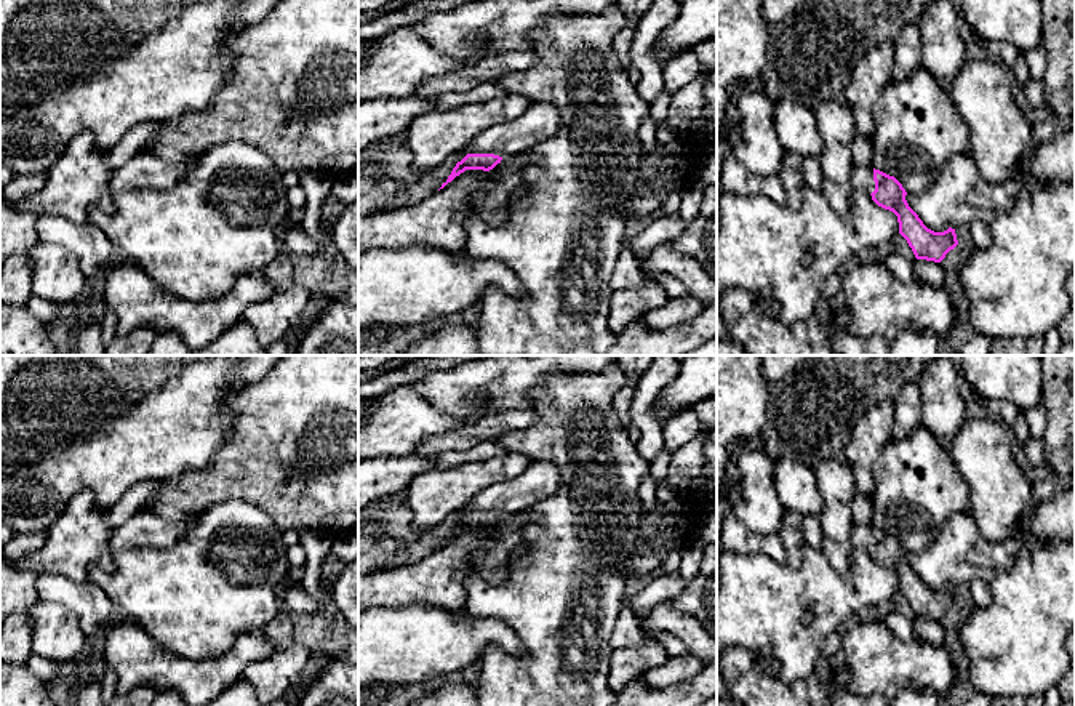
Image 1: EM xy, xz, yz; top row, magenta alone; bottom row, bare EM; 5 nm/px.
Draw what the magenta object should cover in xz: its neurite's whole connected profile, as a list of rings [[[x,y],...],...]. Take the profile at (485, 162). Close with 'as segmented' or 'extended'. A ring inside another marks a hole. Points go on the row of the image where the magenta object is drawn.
[[[538,102],[531,104],[518,118],[486,128],[466,146],[469,154],[456,163],[440,189],[466,170],[490,171],[504,157],[528,152],[539,142],[553,138],[560,123],[555,106]]] | extended

